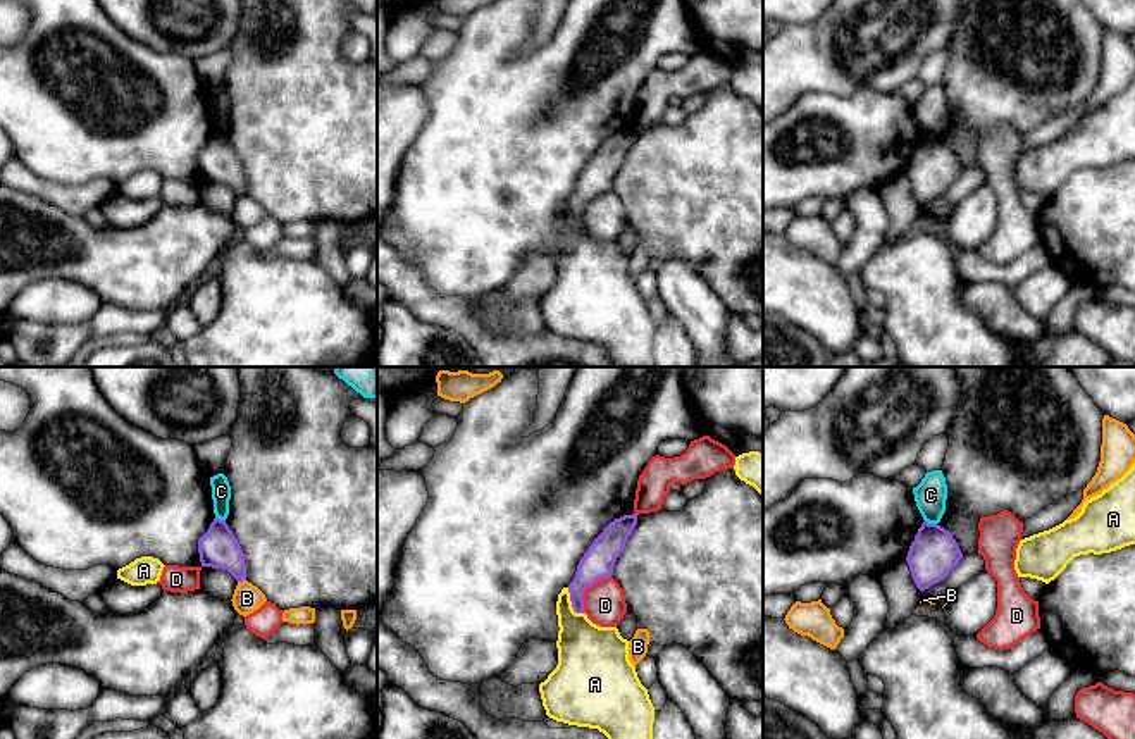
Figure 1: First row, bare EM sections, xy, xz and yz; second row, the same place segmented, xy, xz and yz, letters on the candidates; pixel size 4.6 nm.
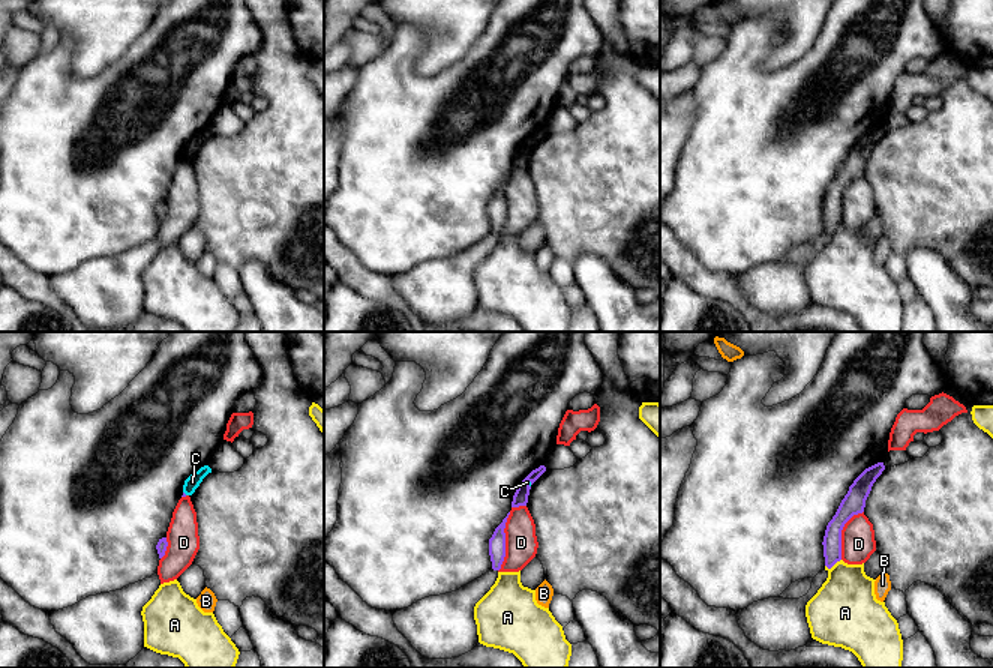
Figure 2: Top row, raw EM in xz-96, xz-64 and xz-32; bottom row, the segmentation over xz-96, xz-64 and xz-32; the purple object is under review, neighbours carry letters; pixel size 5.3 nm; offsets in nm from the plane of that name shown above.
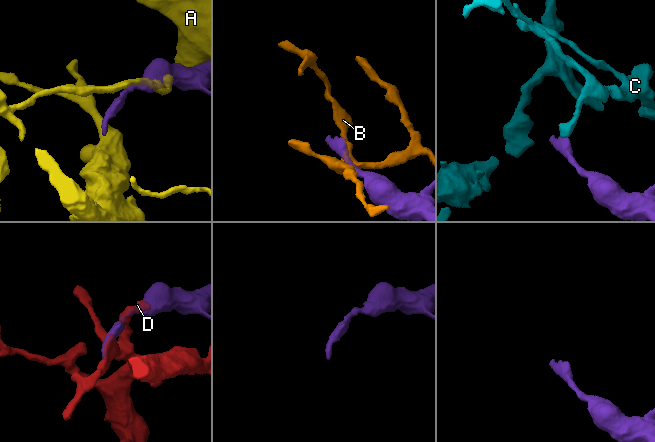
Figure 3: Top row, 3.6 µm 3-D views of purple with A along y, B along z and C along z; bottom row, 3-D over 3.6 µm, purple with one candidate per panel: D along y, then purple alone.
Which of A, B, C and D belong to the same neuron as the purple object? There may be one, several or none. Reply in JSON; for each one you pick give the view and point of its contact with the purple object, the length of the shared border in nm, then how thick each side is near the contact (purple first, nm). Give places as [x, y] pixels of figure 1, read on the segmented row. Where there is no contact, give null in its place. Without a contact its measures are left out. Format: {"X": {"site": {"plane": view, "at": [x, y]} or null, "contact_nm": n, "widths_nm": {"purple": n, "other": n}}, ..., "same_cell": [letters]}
{"same_cell": []}

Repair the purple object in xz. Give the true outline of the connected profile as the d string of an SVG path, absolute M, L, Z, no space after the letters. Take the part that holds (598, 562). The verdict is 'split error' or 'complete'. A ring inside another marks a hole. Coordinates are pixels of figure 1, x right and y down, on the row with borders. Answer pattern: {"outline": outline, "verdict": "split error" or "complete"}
{"outline": "M623 515L610 522L592 541L577 565L574 581L568 584L570 601L575 613L584 613L584 591L601 579L613 575L617 558L625 548L637 524L637 515Z", "verdict": "complete"}

